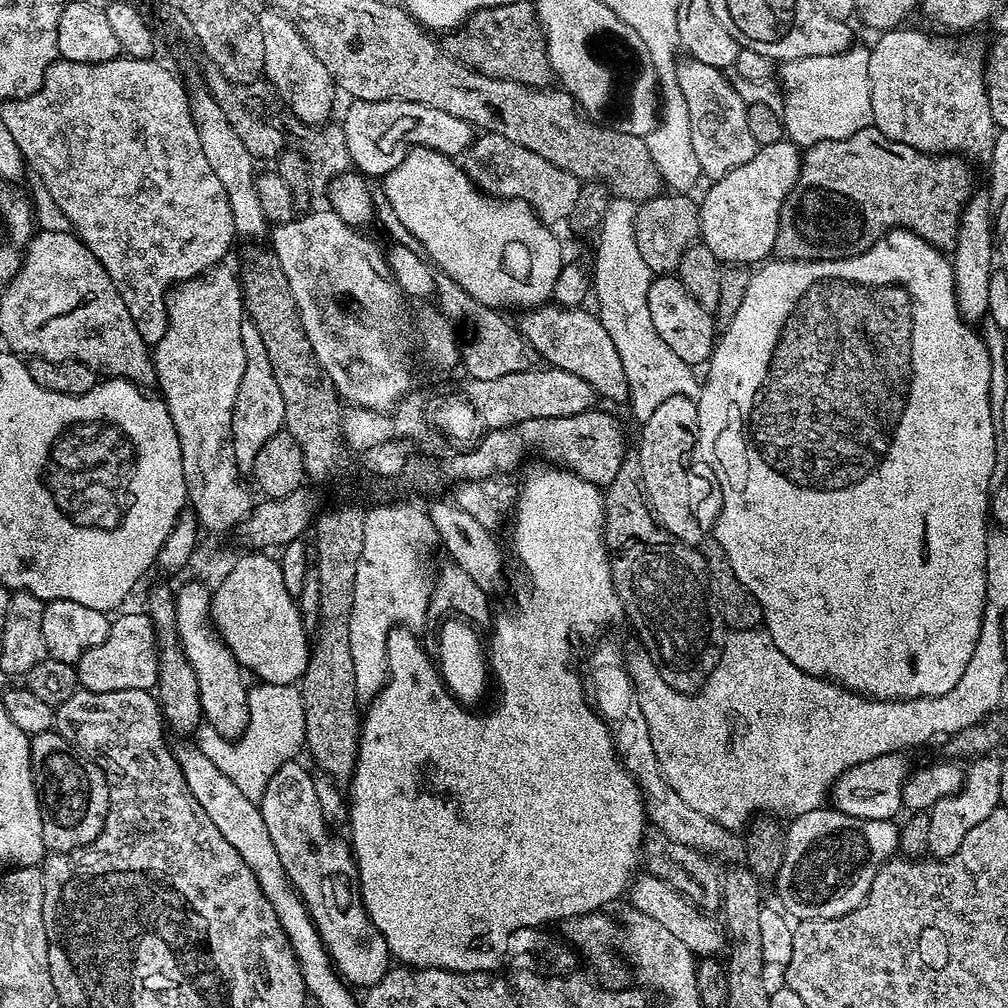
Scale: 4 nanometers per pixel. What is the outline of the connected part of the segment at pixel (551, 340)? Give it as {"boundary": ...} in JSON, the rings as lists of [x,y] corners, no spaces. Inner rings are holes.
{"boundary":[[[545,302],[537,307],[527,309],[518,320],[520,333],[541,361],[551,367],[570,370],[570,374],[578,374],[596,392],[597,397],[613,400],[616,404],[624,404],[628,399],[628,379],[626,370],[622,370],[622,358],[618,358],[618,349],[614,346],[614,338],[606,334],[606,326],[602,326],[599,315],[587,307],[562,308],[556,303]]]}

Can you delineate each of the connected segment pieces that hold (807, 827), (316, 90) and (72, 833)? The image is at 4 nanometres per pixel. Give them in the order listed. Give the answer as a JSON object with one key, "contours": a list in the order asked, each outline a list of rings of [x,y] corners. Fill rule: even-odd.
{"contours":[[[[831,806],[810,810],[795,817],[789,824],[786,828],[785,857],[776,874],[774,887],[780,899],[779,907],[796,922],[829,920],[850,914],[850,910],[867,898],[878,870],[897,855],[900,846],[900,828],[892,820],[856,818]]],[[[264,10],[257,15],[257,24],[261,27],[263,37],[263,53],[265,62],[263,79],[272,85],[273,92],[282,101],[283,107],[288,108],[304,124],[320,126],[329,119],[332,107],[336,104],[338,89],[332,81],[330,70],[318,62],[318,54],[310,50],[306,38],[281,12]]],[[[53,730],[31,737],[30,758],[32,774],[36,777],[36,787],[40,793],[40,813],[42,814],[42,842],[49,853],[78,850],[100,836],[108,813],[108,787],[102,770],[89,756],[83,756],[73,744],[66,742],[60,733]]]]}

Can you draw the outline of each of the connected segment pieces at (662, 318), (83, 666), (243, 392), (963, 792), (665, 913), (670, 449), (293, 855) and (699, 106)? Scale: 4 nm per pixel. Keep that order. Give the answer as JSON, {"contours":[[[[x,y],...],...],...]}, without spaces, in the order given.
{"contours":[[[[660,274],[655,277],[648,295],[650,319],[654,321],[654,330],[662,337],[662,342],[682,358],[682,362],[693,366],[707,365],[712,359],[714,332],[712,336],[713,313],[706,311],[688,293],[683,282],[672,274]]],[[[143,611],[123,612],[119,613],[120,617],[112,620],[110,634],[106,634],[106,642],[101,642],[98,646],[86,650],[86,654],[82,654],[82,658],[74,665],[79,687],[85,692],[155,689],[160,655],[156,649],[156,631],[152,629],[152,619]]],[[[245,319],[242,326],[242,350],[246,350],[246,370],[242,382],[238,382],[238,398],[234,398],[232,449],[237,468],[250,470],[254,458],[258,458],[258,450],[262,450],[262,446],[284,428],[286,406],[282,402],[282,390],[278,390],[278,382],[274,379],[274,366],[270,366],[266,346],[258,334],[258,326],[249,319]]],[[[985,754],[975,757],[967,765],[964,774],[964,784],[950,798],[942,798],[928,812],[930,820],[930,840],[928,852],[937,860],[945,860],[955,854],[962,846],[966,834],[978,826],[996,808],[1001,807],[1000,791],[1002,790],[1002,770],[1000,760],[995,755]]],[[[649,872],[639,875],[630,886],[628,898],[631,898],[631,907],[635,911],[646,914],[647,917],[654,918],[656,922],[661,923],[666,930],[670,931],[670,934],[681,939],[693,955],[713,957],[719,955],[720,950],[722,952],[725,949],[726,930],[723,923],[690,903],[664,879],[659,879]]],[[[691,396],[666,398],[650,418],[642,421],[640,432],[640,476],[639,483],[659,525],[671,536],[689,546],[703,545],[715,529],[716,519],[722,506],[722,490],[712,466],[700,457],[696,435],[698,434],[698,410]]],[[[300,762],[283,764],[274,778],[270,778],[258,803],[266,830],[270,830],[274,841],[274,850],[278,850],[278,859],[292,887],[308,907],[337,971],[349,985],[376,984],[390,967],[388,943],[368,917],[360,893],[356,857],[352,855],[349,841],[332,836],[333,829],[323,820],[313,774]]],[[[691,58],[677,63],[676,77],[686,98],[686,110],[690,110],[690,143],[698,157],[701,173],[709,181],[720,180],[732,170],[738,170],[744,162],[754,158],[757,145],[746,123],[748,104],[740,96],[731,79],[721,69],[706,66]]]]}

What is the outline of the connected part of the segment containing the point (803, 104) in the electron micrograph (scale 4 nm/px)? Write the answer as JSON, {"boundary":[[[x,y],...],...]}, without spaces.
{"boundary":[[[853,46],[838,54],[822,54],[818,58],[798,58],[789,60],[779,69],[778,84],[783,91],[785,110],[782,117],[787,139],[801,149],[811,144],[827,140],[850,138],[858,130],[872,124],[872,107],[870,106],[870,70],[868,69],[869,49]]]}

